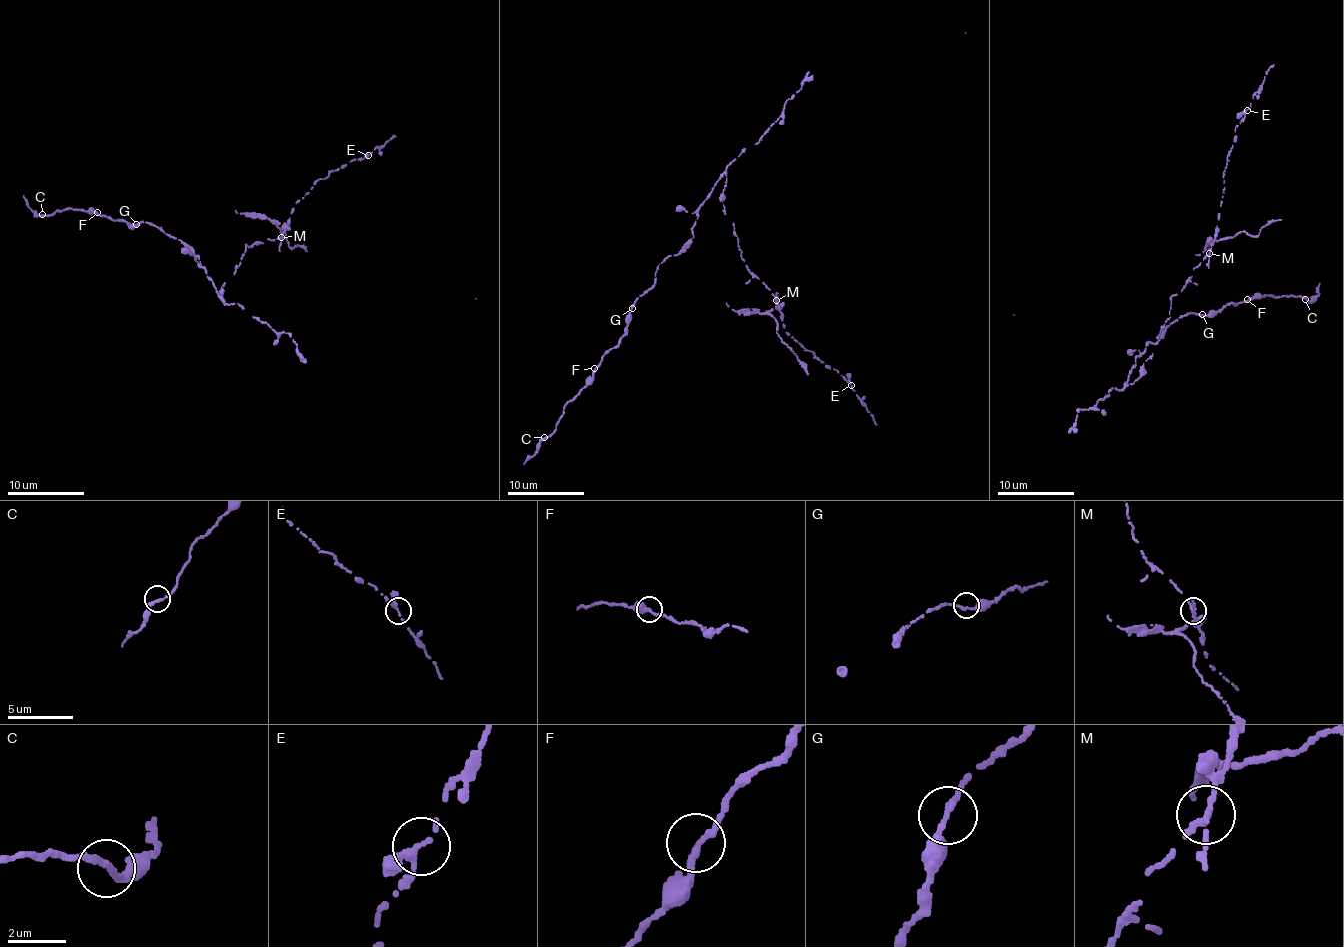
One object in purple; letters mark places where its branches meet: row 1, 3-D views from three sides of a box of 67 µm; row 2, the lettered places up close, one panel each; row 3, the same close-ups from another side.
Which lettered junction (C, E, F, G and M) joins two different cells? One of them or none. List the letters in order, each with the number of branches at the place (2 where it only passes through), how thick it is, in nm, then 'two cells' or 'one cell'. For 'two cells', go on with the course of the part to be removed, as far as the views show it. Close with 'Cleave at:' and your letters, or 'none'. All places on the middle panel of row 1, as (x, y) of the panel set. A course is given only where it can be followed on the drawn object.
C: 2 branches meet; 240 nm thick; one cell
E: 2 branches meet; 240 nm thick; one cell
F: 2 branches meet; 260 nm thick; one cell
G: 2 branches meet; 220 nm thick; one cell
M: 2 branches meet; 240 nm thick; two cells; foreign part runs (776, 301), (778, 307), (769, 312), (782, 343), (809, 373)
Cleave at: M

